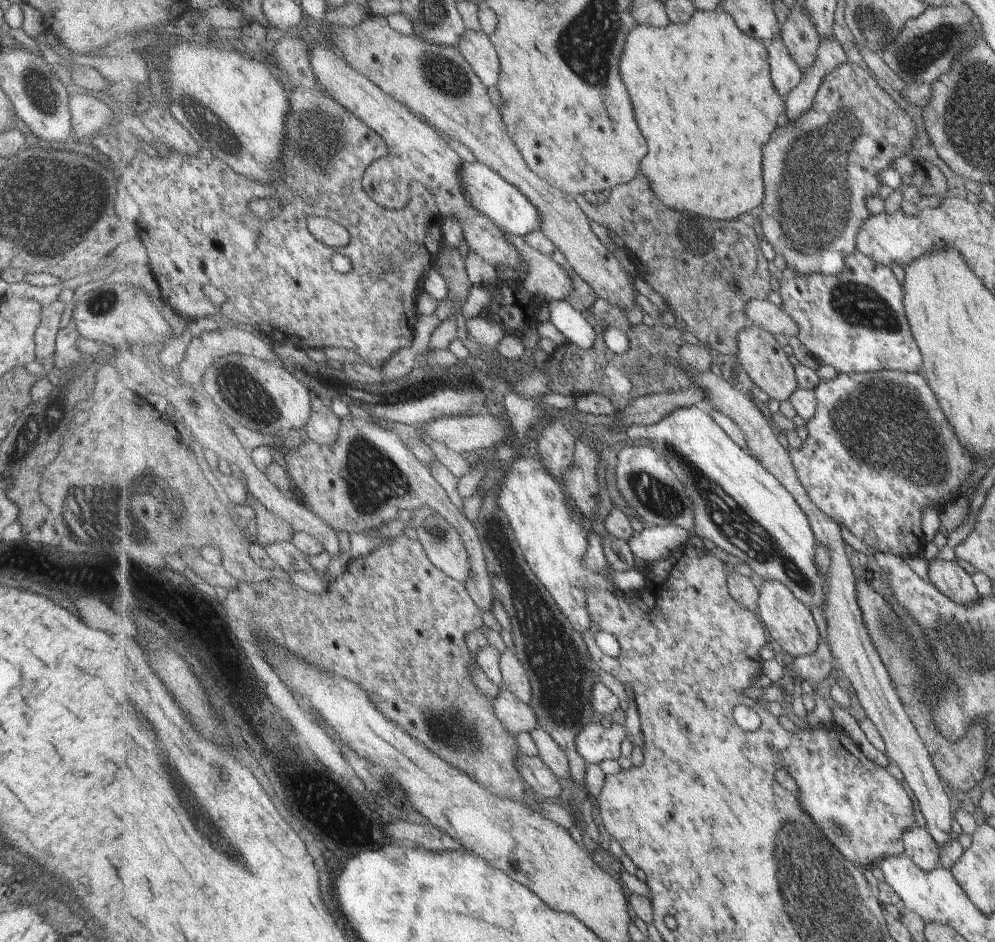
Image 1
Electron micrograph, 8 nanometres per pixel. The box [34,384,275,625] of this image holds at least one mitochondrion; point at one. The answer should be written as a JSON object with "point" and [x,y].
{"point":[119,528]}

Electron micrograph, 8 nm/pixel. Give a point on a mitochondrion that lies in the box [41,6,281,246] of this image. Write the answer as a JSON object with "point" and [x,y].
{"point":[220,133]}

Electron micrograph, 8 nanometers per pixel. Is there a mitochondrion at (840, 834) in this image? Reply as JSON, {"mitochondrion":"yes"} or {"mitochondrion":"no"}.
{"mitochondrion":"yes"}

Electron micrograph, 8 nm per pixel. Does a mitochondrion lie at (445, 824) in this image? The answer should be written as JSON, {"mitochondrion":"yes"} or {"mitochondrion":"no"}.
{"mitochondrion":"no"}

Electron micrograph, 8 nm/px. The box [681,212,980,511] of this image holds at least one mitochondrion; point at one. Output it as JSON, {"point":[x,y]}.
{"point":[885,424]}

